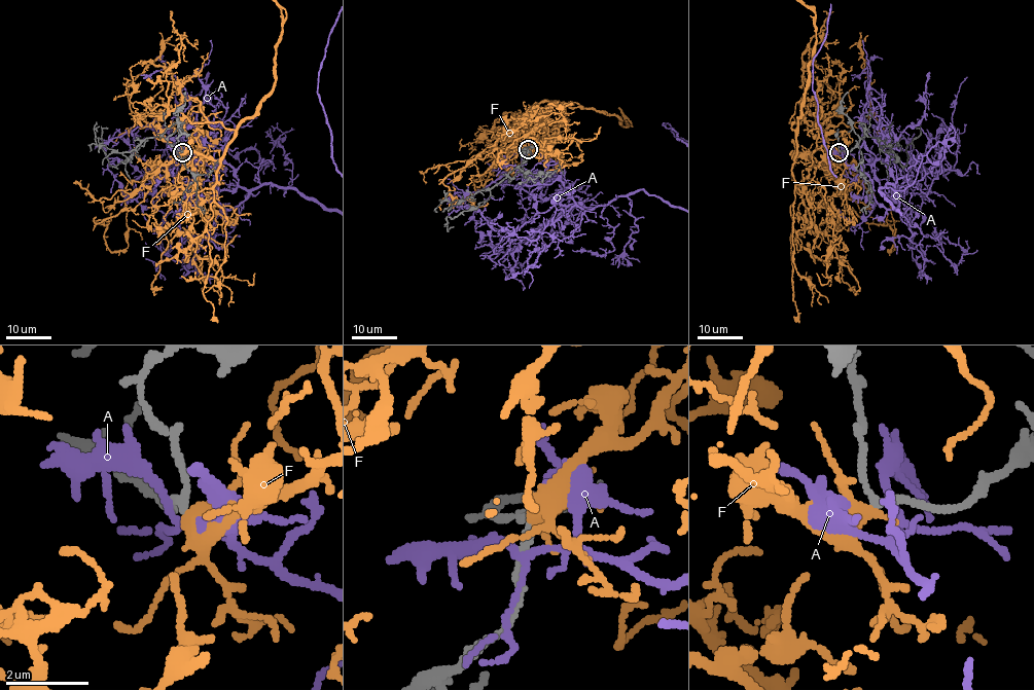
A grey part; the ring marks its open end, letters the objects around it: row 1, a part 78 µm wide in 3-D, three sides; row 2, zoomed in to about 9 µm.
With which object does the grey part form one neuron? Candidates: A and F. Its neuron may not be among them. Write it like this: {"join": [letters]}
{"join": ["F"]}

